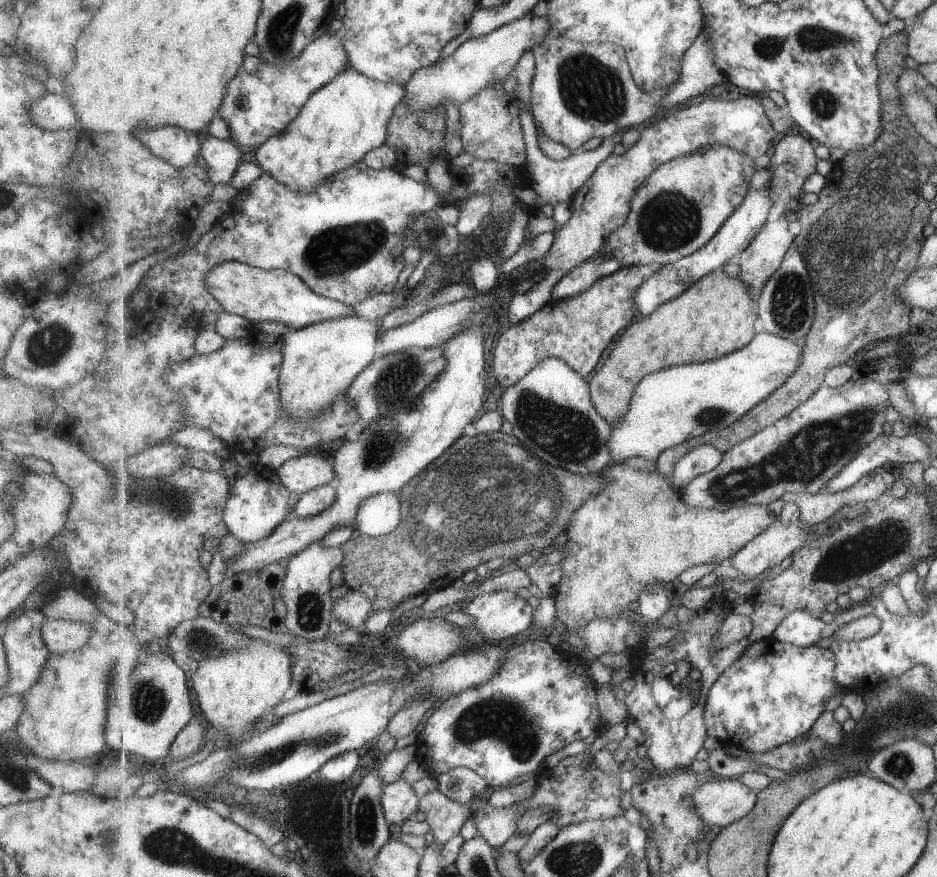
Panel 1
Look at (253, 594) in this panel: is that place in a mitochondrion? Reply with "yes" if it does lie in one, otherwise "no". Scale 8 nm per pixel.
no

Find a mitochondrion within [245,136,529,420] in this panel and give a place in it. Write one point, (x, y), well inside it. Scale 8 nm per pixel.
(335, 253)

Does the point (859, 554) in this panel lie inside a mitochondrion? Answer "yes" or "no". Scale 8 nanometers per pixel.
yes

